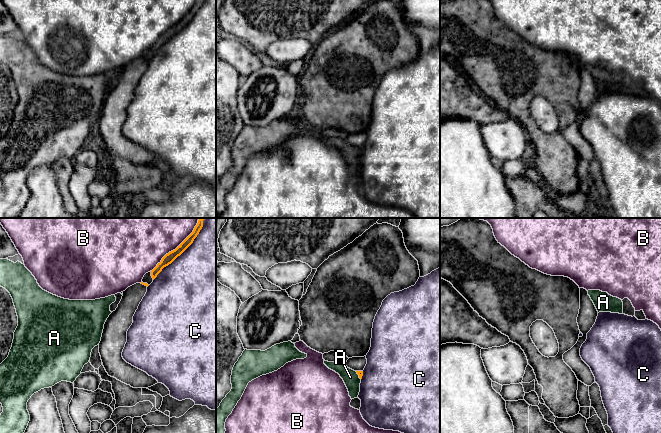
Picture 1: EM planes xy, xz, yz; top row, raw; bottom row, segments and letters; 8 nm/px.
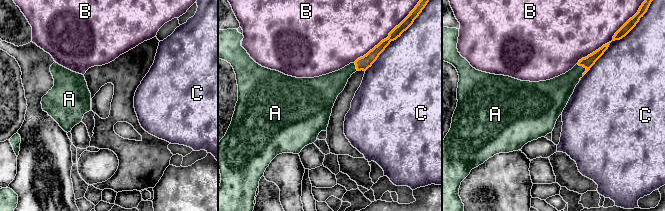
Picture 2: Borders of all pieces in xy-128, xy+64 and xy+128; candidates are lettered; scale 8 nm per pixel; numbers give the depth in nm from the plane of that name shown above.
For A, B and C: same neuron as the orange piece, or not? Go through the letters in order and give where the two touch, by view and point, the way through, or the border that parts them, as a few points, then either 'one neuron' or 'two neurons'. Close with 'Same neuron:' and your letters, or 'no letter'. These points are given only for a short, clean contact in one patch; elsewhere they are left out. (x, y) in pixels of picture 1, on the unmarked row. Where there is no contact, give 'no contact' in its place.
A: meets orange in xz at (358, 150); runs through xz (360, 149), (358, 150), (350, 153); one neuron
B: meets orange in xy at (175, 25); two neurons
C: meets orange in xy at (180, 30); two neurons
Same neuron: A

